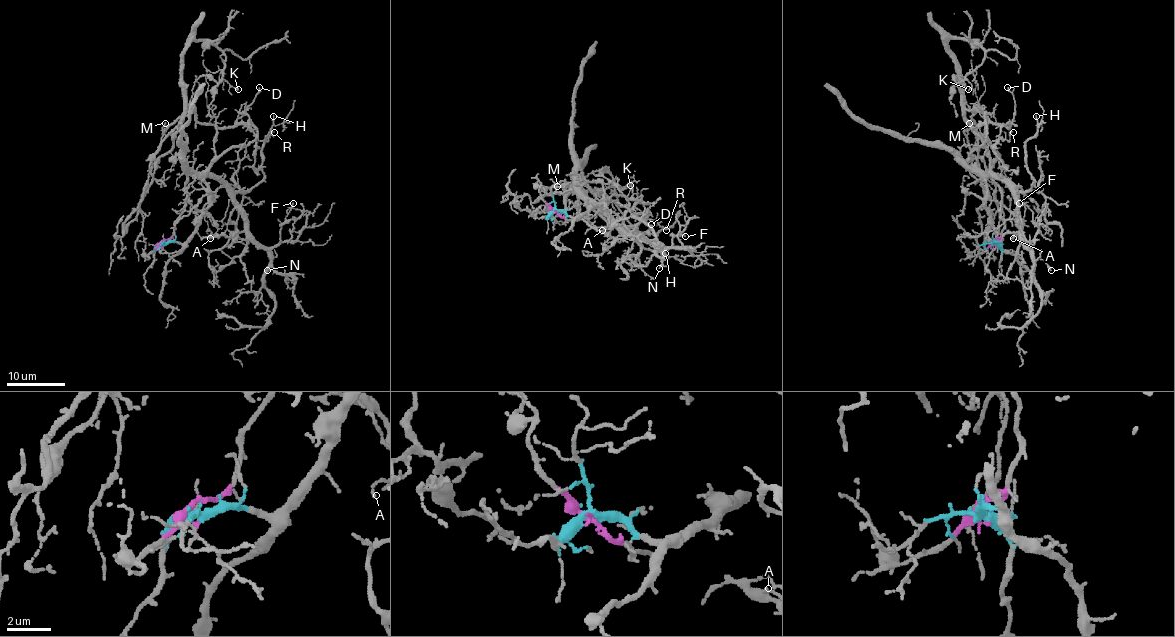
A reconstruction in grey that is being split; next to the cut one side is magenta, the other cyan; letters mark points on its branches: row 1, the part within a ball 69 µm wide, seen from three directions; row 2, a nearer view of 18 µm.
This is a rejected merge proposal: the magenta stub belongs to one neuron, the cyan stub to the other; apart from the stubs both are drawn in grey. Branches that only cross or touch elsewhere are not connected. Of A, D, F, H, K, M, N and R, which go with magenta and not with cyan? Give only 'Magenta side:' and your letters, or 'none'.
Magenta side: A, D, K, M, R

